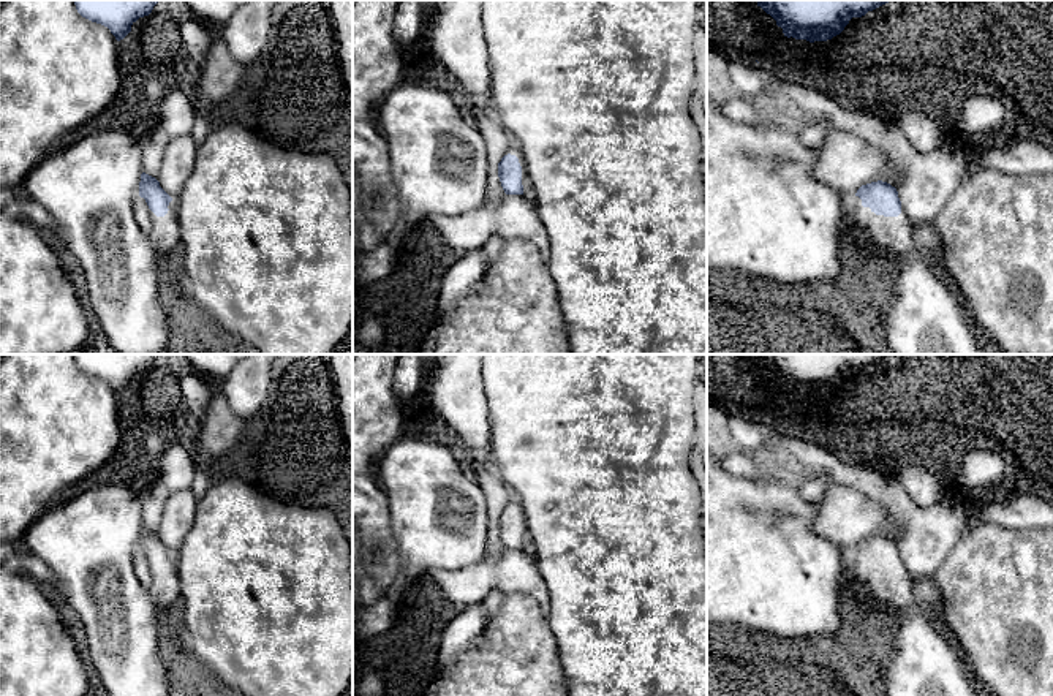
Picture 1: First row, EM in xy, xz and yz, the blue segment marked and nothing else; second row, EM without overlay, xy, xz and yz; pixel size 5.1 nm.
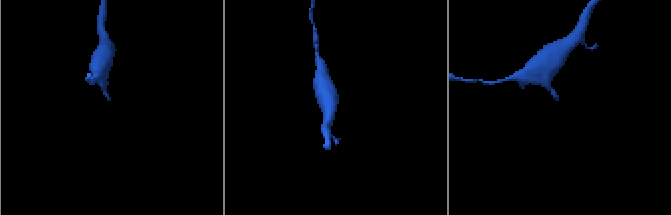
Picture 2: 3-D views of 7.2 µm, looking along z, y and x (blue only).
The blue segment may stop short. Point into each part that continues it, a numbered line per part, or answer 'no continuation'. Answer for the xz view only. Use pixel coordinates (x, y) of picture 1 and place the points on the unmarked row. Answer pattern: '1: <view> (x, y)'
1: xz (516, 505)

